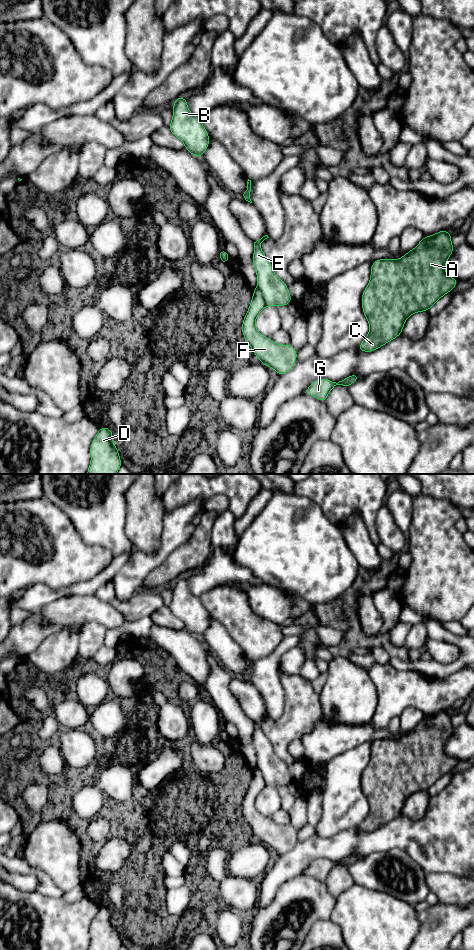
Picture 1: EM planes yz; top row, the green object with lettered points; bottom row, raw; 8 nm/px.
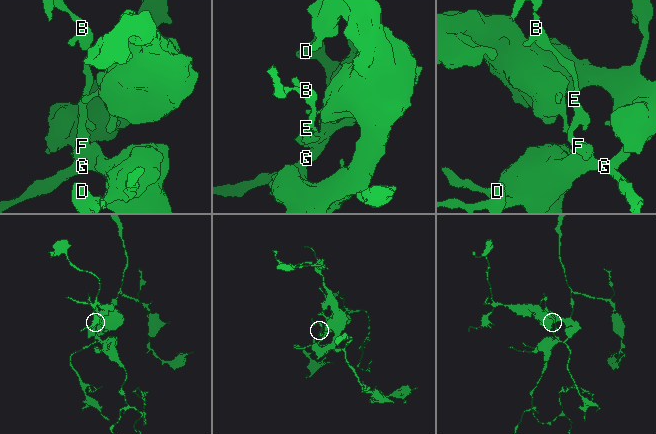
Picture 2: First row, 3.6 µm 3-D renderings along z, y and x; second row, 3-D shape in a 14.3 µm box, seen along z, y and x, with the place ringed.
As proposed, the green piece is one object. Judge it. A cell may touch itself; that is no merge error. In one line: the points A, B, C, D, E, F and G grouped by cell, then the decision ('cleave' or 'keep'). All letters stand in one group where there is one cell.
A C D F G / B E | cleave

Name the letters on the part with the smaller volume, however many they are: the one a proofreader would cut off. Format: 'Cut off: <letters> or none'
Cut off: B, E

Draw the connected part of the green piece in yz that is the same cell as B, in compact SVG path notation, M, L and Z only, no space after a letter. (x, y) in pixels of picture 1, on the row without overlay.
M179 576L173 584L173 597L168 607L171 613L185 624L185 629L189 633L201 639L209 625L209 614L203 606L200 598L195 597L189 591L187 580L182 576Z

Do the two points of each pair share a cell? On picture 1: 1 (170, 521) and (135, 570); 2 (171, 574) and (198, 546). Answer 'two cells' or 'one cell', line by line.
1: one cell
2: one cell

